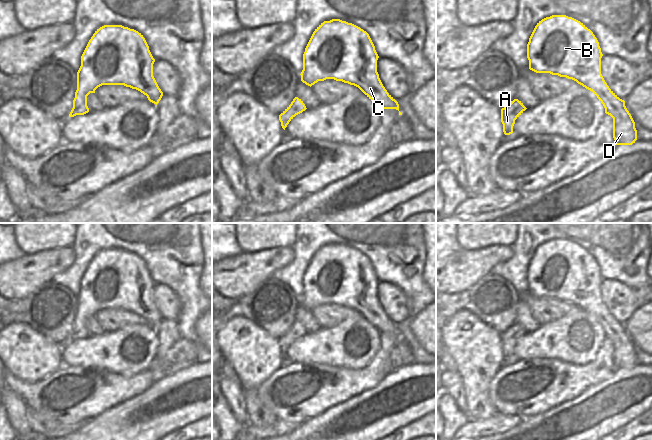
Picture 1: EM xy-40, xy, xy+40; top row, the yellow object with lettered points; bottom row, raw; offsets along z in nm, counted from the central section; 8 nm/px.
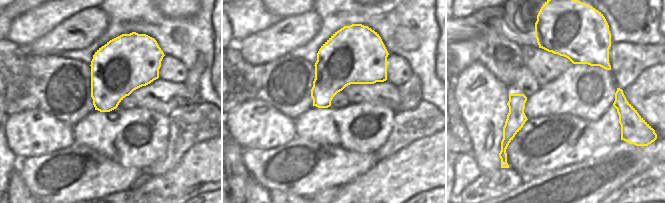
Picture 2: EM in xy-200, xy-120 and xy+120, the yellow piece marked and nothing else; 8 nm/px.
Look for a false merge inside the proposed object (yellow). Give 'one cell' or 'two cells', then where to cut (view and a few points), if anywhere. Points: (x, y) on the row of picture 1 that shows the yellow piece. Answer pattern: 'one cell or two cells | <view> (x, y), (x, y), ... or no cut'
one cell | no cut

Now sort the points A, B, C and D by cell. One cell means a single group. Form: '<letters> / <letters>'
A B C D

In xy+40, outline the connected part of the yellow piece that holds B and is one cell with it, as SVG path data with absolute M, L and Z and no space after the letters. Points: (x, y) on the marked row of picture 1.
M552 15L539 21L527 44L529 69L536 73L550 73L576 81L592 91L613 118L615 145L632 145L637 140L635 122L620 99L607 85L601 74L603 54L593 32L580 21L566 15Z

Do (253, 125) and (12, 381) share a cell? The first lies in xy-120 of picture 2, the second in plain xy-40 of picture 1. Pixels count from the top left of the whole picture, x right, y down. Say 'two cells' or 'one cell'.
two cells

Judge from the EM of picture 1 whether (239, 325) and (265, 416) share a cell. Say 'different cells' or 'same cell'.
same cell

